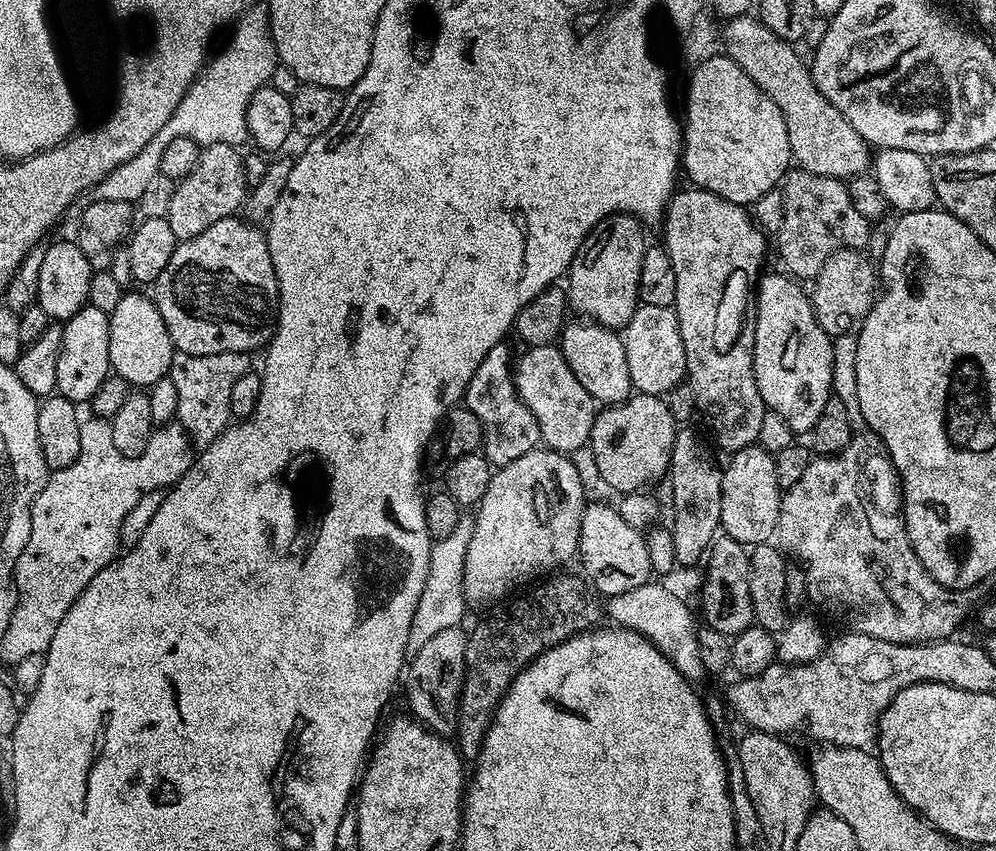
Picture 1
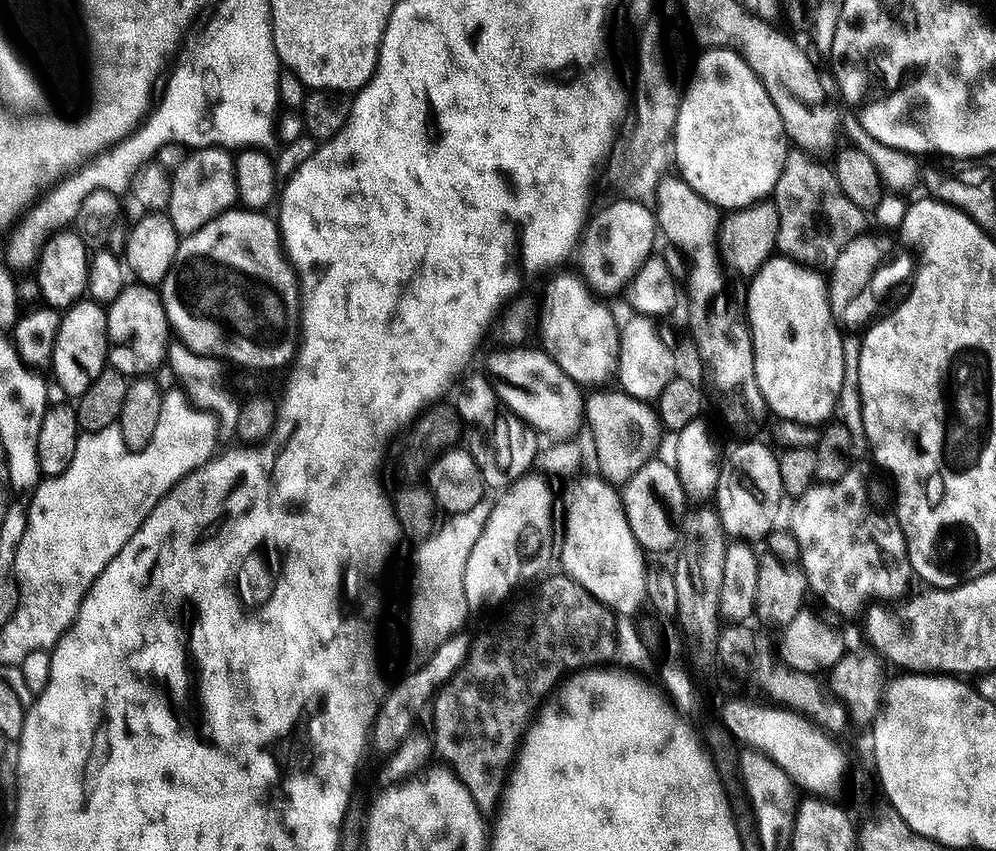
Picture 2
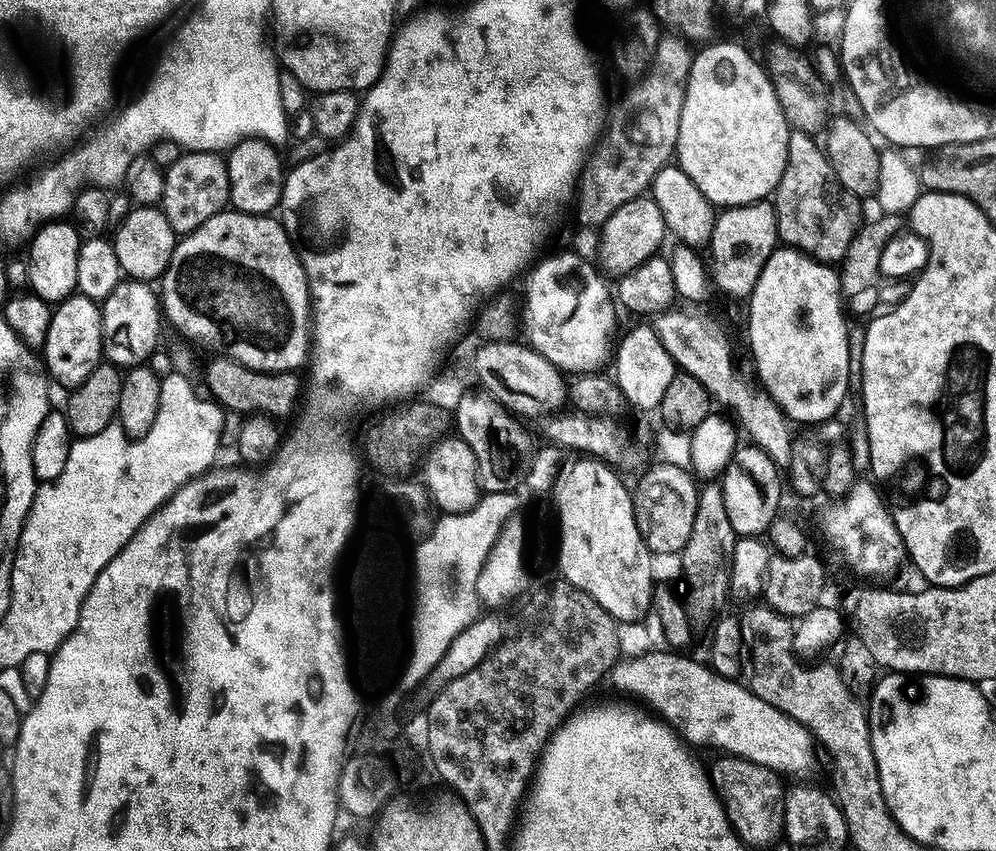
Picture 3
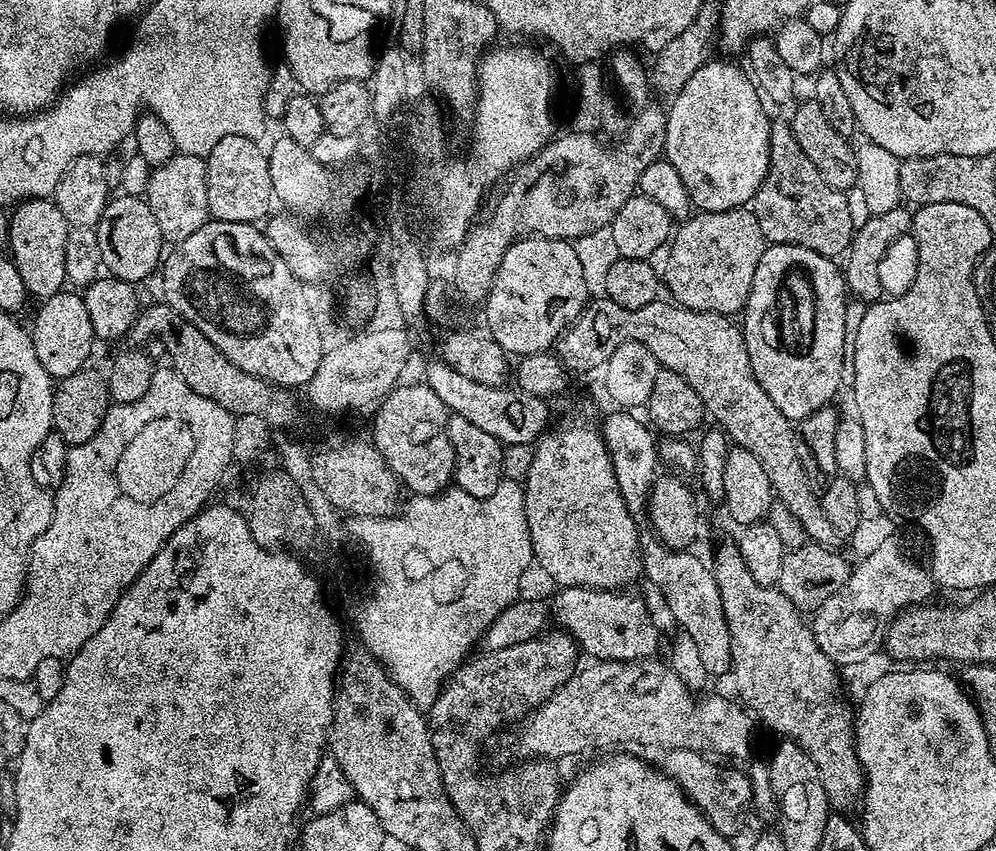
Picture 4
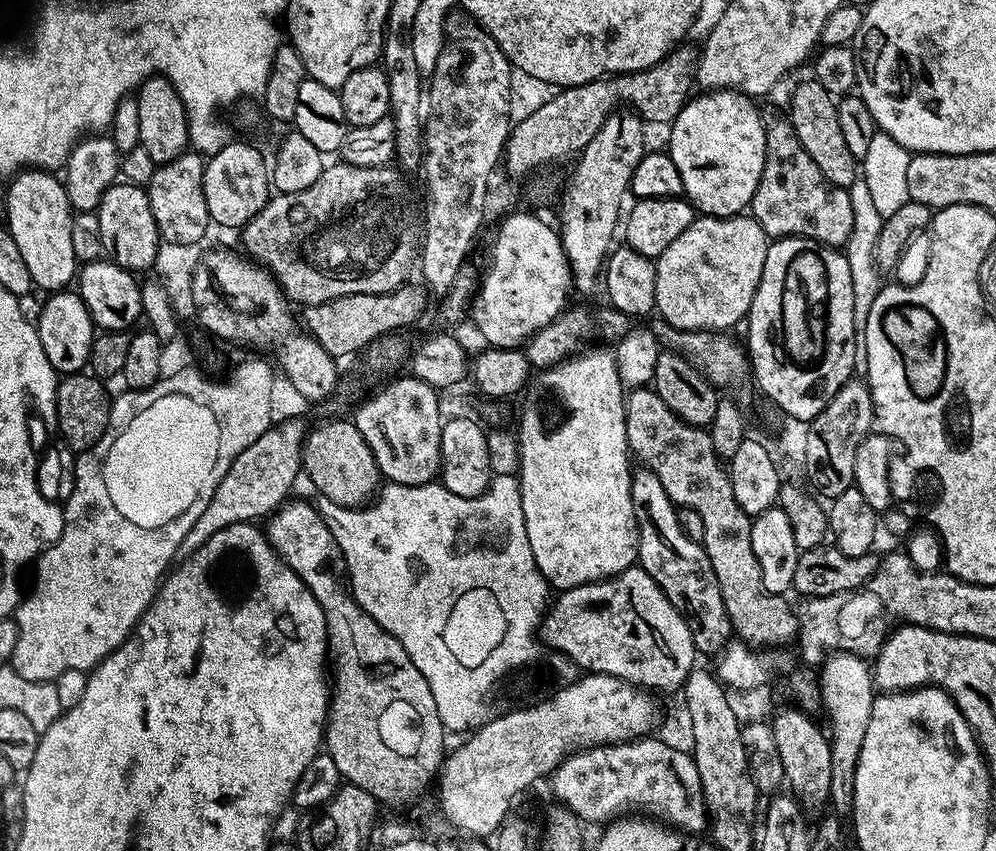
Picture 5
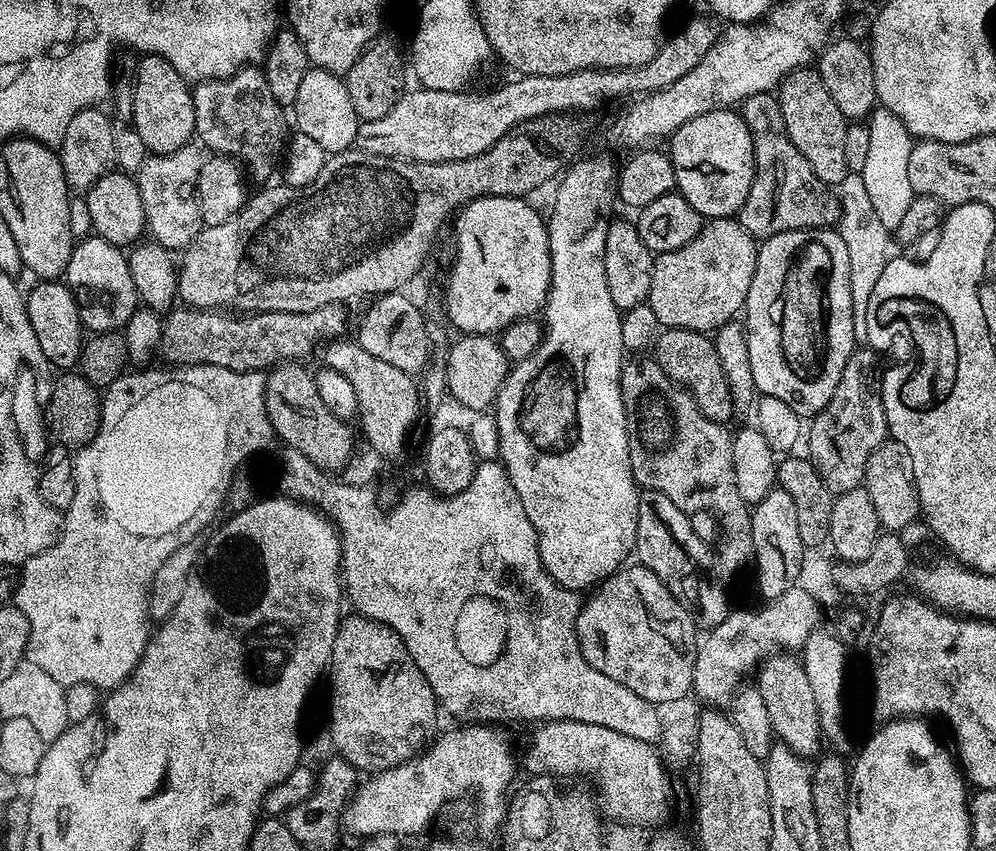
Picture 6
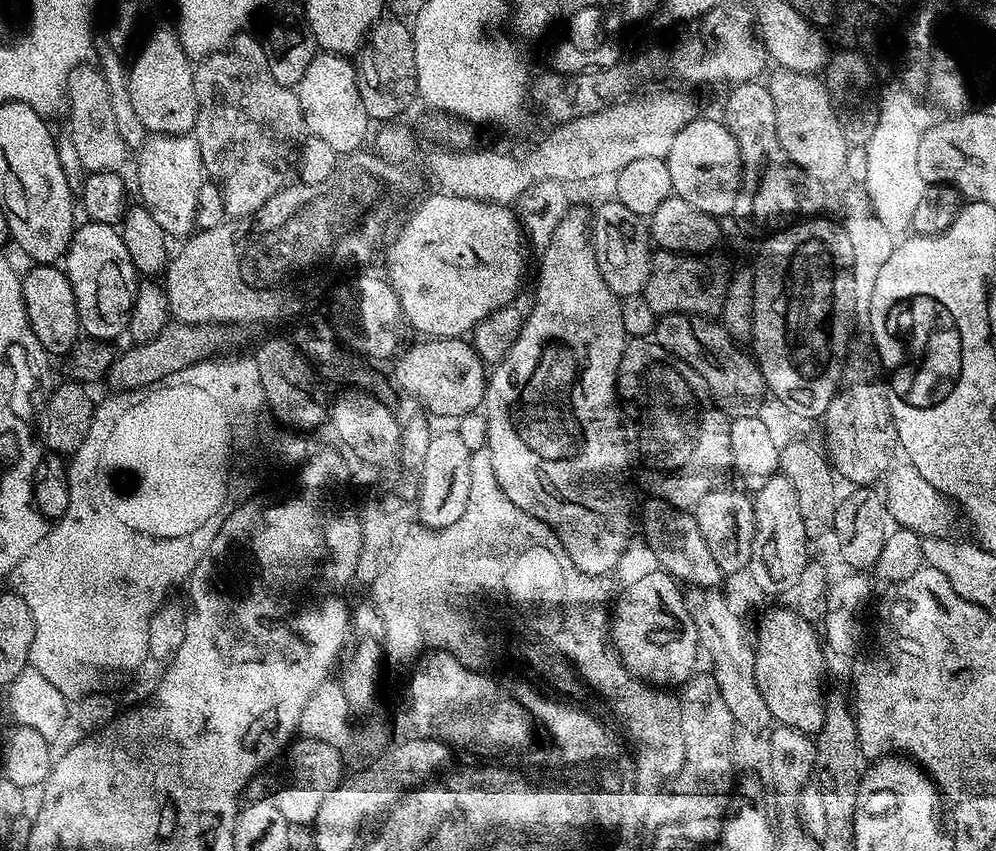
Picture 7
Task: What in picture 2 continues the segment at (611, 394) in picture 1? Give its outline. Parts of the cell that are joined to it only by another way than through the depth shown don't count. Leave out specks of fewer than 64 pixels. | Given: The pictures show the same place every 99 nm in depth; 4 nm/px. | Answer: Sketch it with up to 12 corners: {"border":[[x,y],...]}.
{"border":[[564,272],[542,296],[538,340],[574,383],[607,385],[620,330]]}

